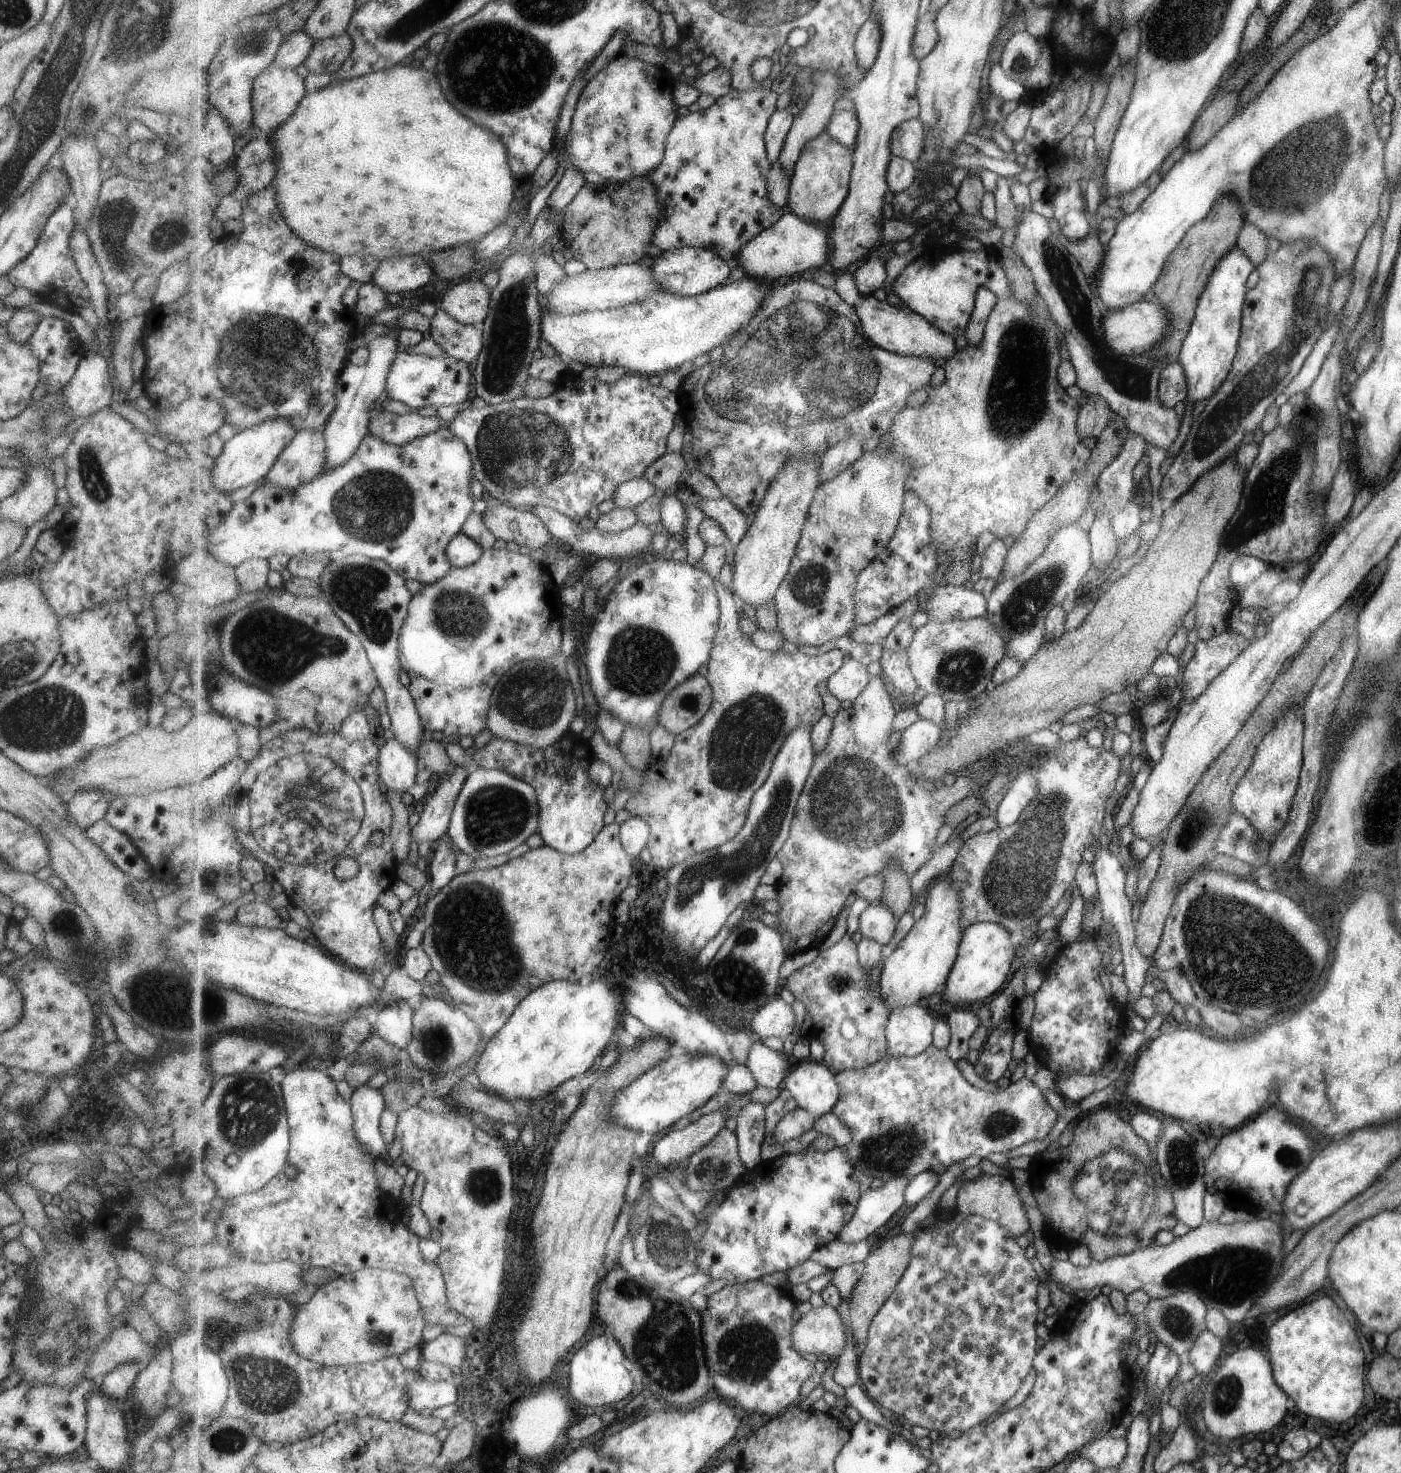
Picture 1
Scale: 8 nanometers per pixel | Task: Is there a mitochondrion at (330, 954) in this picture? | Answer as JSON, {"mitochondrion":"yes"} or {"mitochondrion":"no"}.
{"mitochondrion":"no"}

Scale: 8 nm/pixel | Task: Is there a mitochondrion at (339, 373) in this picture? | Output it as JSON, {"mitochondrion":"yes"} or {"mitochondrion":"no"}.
{"mitochondrion":"no"}

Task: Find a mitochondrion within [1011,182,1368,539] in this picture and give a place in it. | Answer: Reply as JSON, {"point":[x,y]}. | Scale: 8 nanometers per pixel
{"point":[1255,386]}

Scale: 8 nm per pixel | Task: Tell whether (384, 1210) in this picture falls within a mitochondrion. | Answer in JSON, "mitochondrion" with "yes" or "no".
{"mitochondrion":"no"}

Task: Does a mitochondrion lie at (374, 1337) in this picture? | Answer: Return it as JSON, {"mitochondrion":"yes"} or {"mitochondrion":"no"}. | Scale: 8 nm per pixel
{"mitochondrion":"yes"}

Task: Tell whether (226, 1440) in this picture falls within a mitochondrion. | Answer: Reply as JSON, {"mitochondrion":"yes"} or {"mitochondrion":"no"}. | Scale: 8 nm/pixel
{"mitochondrion":"yes"}

